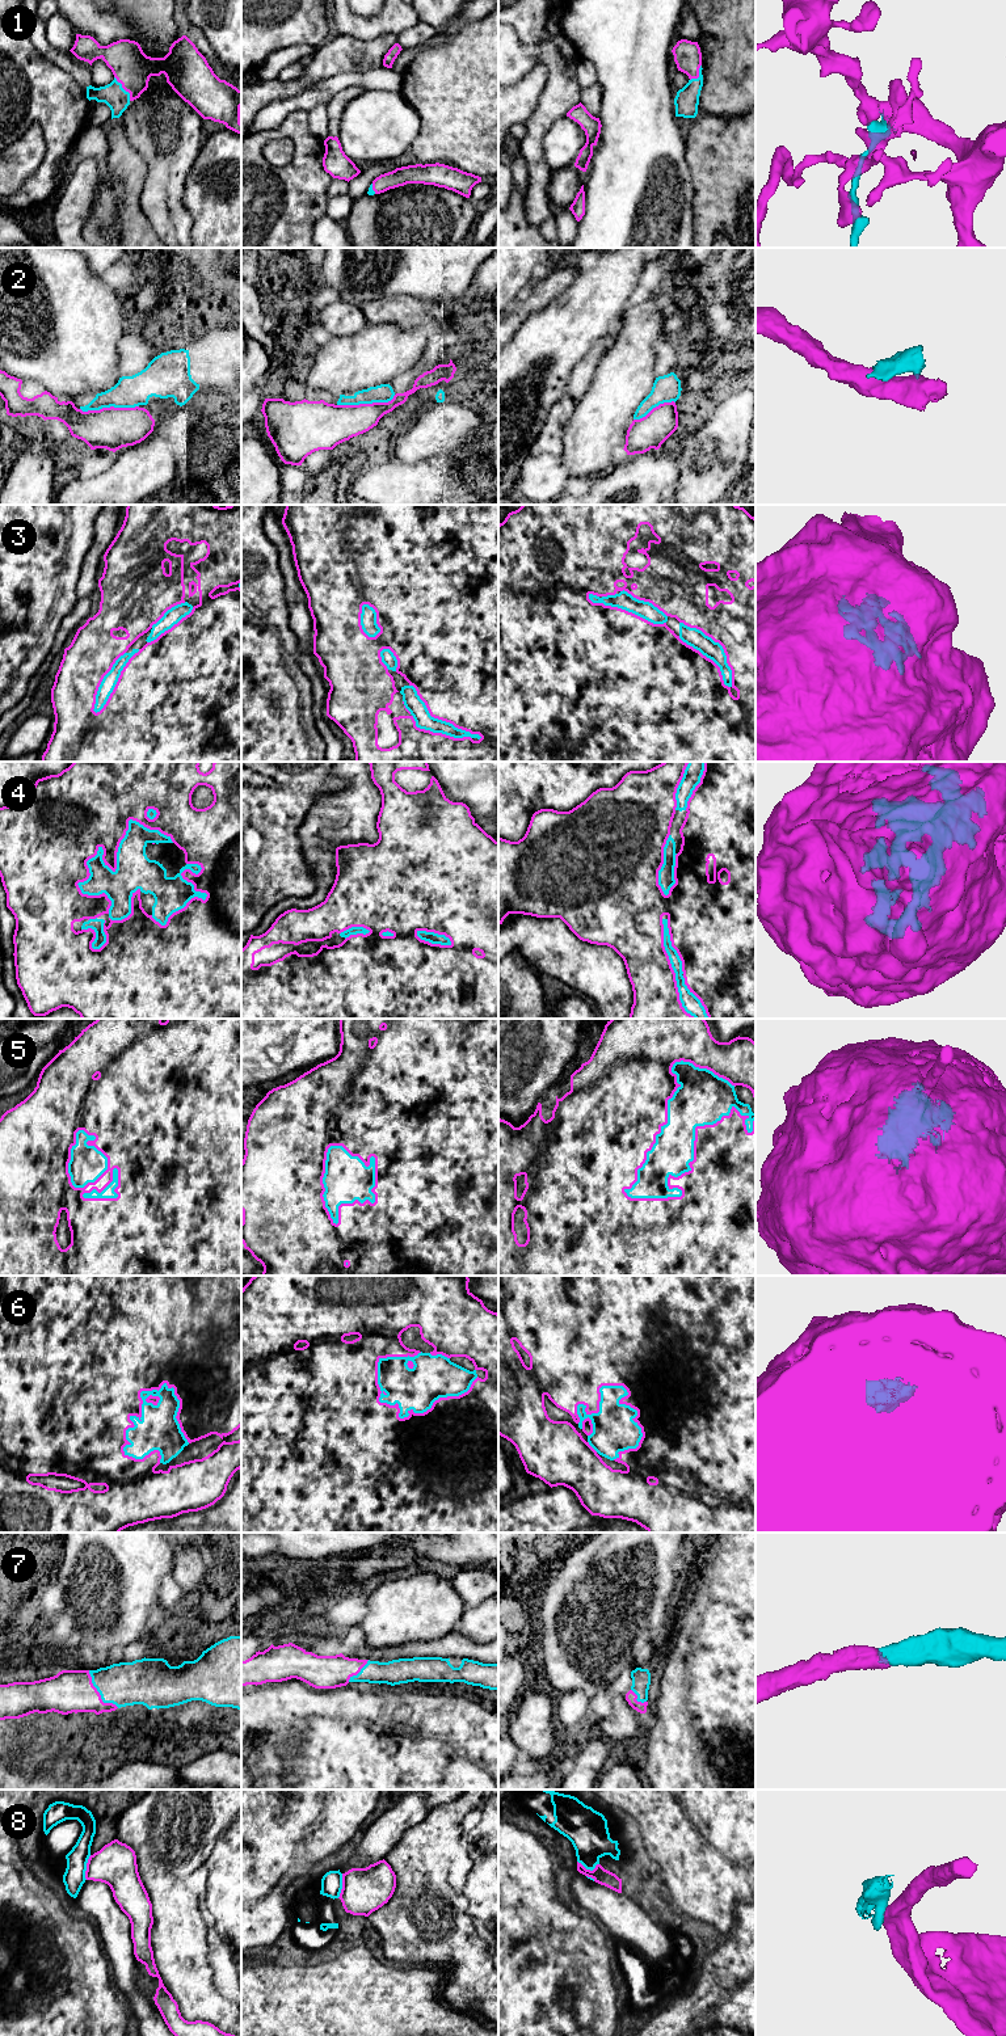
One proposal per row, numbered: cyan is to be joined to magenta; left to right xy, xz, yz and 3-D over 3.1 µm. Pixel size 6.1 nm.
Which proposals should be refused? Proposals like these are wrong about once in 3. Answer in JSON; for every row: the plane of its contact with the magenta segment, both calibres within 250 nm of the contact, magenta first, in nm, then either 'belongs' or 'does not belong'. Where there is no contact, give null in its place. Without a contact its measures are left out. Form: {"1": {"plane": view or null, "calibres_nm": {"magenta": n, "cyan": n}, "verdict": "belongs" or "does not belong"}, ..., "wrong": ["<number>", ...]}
{"1": {"plane": "xy", "calibres_nm": {"magenta": 240, "cyan": 150}, "verdict": "belongs"}, "2": {"plane": "xz", "calibres_nm": {"magenta": 240, "cyan": 110}, "verdict": "does not belong"}, "3": {"plane": "xz", "calibres_nm": {"magenta": 500, "cyan": 110}, "verdict": "belongs"}, "4": {"plane": "xy", "calibres_nm": {"magenta": 340, "cyan": 220}, "verdict": "belongs"}, "5": {"plane": "yz", "calibres_nm": {"magenta": 500, "cyan": 320}, "verdict": "belongs"}, "6": {"plane": "xy", "calibres_nm": {"magenta": 400, "cyan": 260}, "verdict": "belongs"}, "7": {"plane": "xy", "calibres_nm": {"magenta": 260, "cyan": 280}, "verdict": "belongs"}, "8": {"plane": "xy", "calibres_nm": {"magenta": 260, "cyan": 140}, "verdict": "does not belong"}, "wrong": ["2", "8"]}

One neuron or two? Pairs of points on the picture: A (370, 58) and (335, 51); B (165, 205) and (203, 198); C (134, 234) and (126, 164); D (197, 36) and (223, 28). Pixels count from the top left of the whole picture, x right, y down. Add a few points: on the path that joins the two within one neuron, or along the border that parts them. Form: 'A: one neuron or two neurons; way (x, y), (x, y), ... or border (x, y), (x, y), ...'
A: one neuron; way (361, 54), (344, 54)
B: two neurons; border (188, 172), (182, 205), (192, 218), (192, 232)
C: one neuron; way (131, 216), (129, 181)
D: two neurons; border (184, 21), (194, 25), (202, 33), (221, 59)

